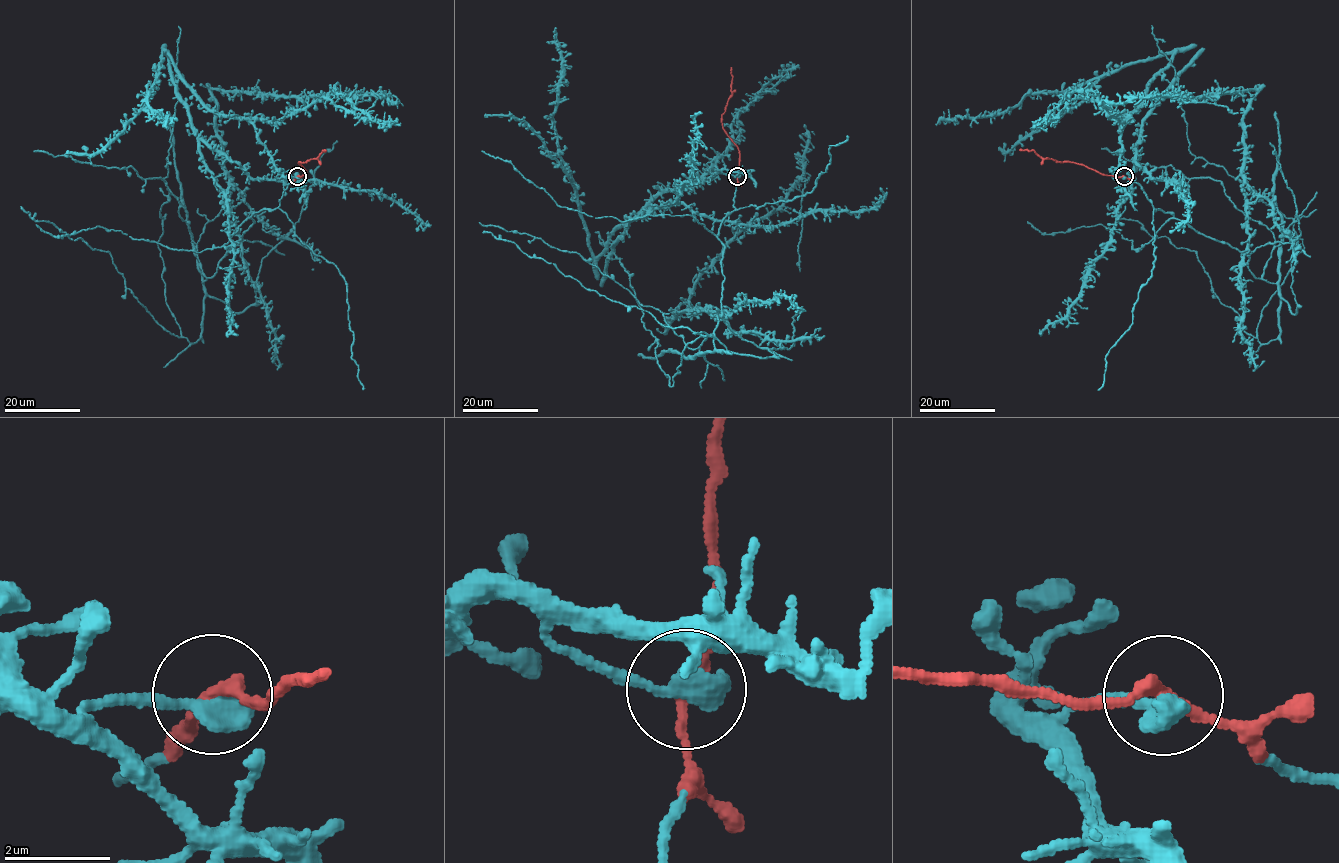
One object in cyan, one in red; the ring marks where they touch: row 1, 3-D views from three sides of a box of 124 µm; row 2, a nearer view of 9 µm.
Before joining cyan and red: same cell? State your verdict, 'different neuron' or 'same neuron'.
same neuron

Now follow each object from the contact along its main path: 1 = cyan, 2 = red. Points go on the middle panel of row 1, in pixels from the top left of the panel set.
1: (738, 176), (611, 236), (669, 386), (701, 336), (783, 348), (669, 320), (807, 173), (800, 272)
2: (737, 176), (739, 150), (722, 128), (721, 115), (731, 94), (731, 67)

